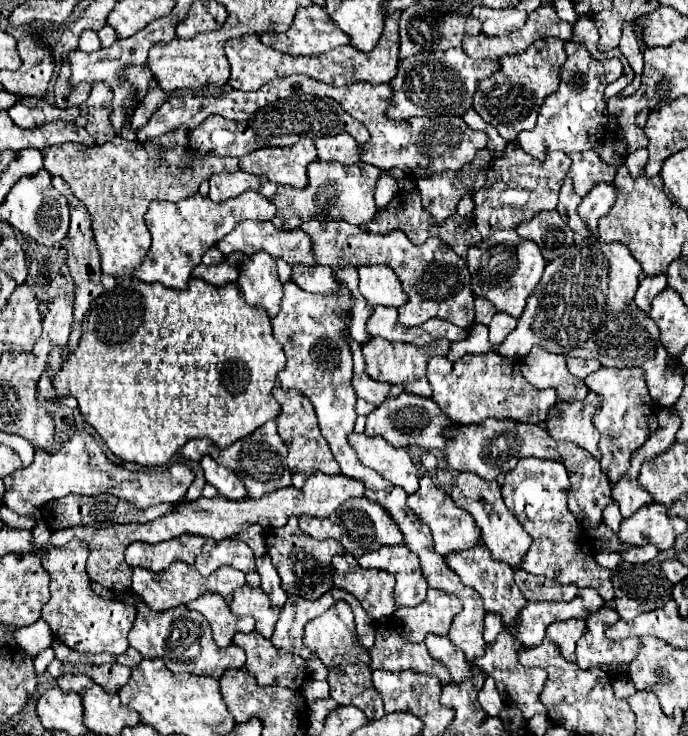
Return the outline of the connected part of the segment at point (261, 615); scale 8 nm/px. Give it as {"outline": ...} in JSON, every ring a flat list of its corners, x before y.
{"outline":[[244,584,234,592,234,598,230,602,230,610,236,616,252,616,256,620,256,630,262,632,264,638,270,638,280,614,280,608,260,592,258,586]]}

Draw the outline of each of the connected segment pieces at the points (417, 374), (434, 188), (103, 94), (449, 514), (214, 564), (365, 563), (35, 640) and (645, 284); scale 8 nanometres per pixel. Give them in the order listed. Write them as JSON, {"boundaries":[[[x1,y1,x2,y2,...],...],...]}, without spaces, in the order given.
{"boundaries":[[[372,338,368,344,362,346,362,354,364,354,364,362,366,362,364,372,368,376,372,376,372,380,376,380,376,382,386,382,392,386,400,384,404,388,404,392,408,392,408,394,430,398,432,390,430,390,430,384,426,378,426,364,428,364,430,356,446,356,448,348,450,348,448,340,434,340,432,344,426,344,426,346,414,346,414,344,390,344,388,340]],[[490,150,478,152,478,156,458,172,442,172,440,176,428,176,416,182,422,196,422,204,438,222,444,222,456,212,456,204,468,192,482,188,486,182,486,170,492,164]],[[92,84,92,92,86,100,88,106,88,124,86,130,94,138,94,142,106,144,116,136,110,114,112,114,112,88,108,84]],[[424,476,420,478,420,488,418,492,414,492,412,496,408,496,408,508,412,508,412,512,426,524,430,526,432,530,432,536,434,536,434,550,440,554,440,556,448,556,452,552,462,552,462,550,468,550,468,548,476,548,482,544,482,536,480,536,480,528,476,526,474,518,458,508,452,498,440,490,430,476]],[[228,538,228,540,206,540,202,554,196,558,196,570,202,576,210,576,214,570,218,570,220,566,234,566,238,570,242,570,244,574,254,572,256,564,254,564,254,554,248,548,248,544]],[[382,546,372,552,364,552,364,556,358,558,358,564,362,568,378,568,386,570,396,578,394,588,394,600,396,606,416,606,424,602,428,584,422,576,418,556,410,552,408,548,400,546]],[[40,618,32,626,16,628,14,630,14,642,20,646,20,650,30,654,30,658,36,658,44,648,48,648,52,644,52,632,46,626,46,622]],[[656,274,656,276,644,276,640,280,638,292,636,292,636,306,644,312,650,312,650,304,656,294,660,294,666,288,666,274]]]}

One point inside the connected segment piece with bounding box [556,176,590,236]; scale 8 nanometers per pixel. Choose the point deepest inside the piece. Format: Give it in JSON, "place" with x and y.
{"place":[569,200]}

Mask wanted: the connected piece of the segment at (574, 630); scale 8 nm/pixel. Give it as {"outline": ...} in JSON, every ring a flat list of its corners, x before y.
{"outline":[[572,618,548,626,548,636,558,644,562,656,568,662,576,662,576,642,584,632,586,632,586,624,582,618]]}

